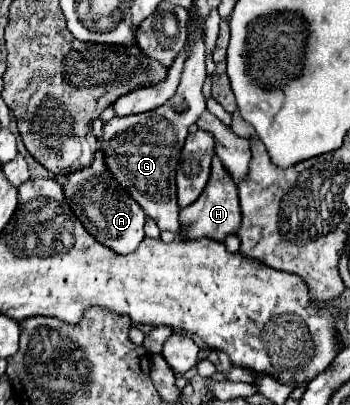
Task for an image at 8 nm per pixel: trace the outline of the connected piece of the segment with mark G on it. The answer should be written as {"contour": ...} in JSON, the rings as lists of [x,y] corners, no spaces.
{"contour":[[[197,32],[195,42],[187,46],[187,60],[181,74],[177,92],[163,108],[155,108],[149,114],[133,114],[127,118],[111,118],[103,126],[101,150],[107,158],[109,170],[115,174],[115,180],[125,186],[131,196],[139,202],[149,218],[153,218],[159,230],[169,230],[179,234],[179,204],[175,194],[175,170],[179,162],[179,152],[187,138],[187,128],[197,122],[205,110],[205,98],[201,86],[205,82],[205,44],[203,36]]]}

